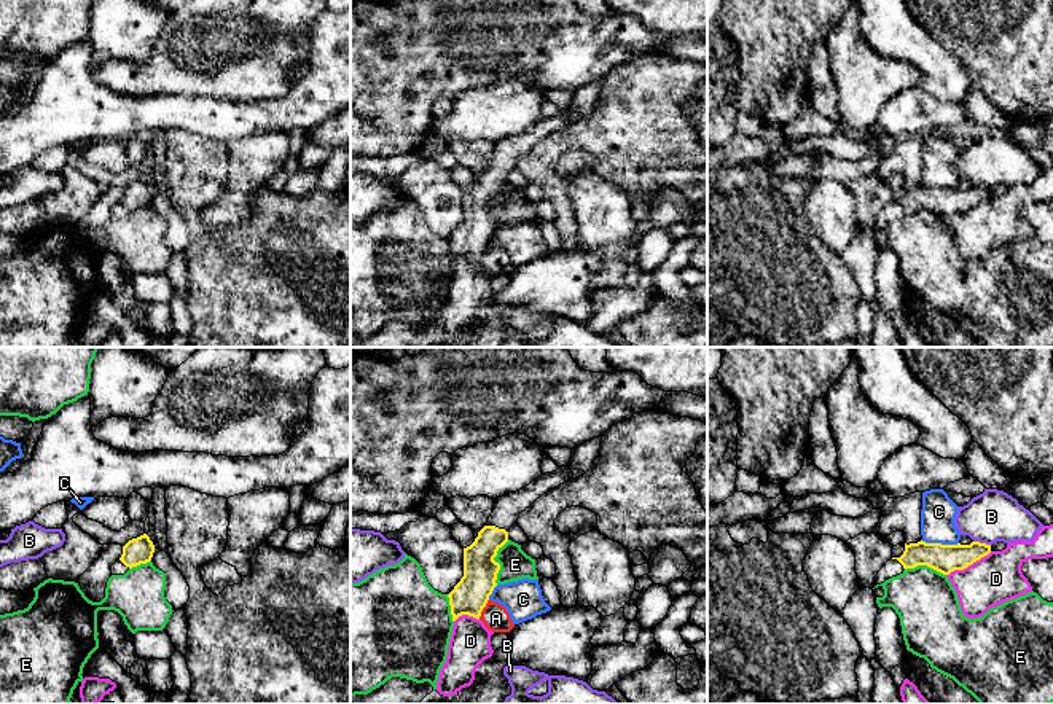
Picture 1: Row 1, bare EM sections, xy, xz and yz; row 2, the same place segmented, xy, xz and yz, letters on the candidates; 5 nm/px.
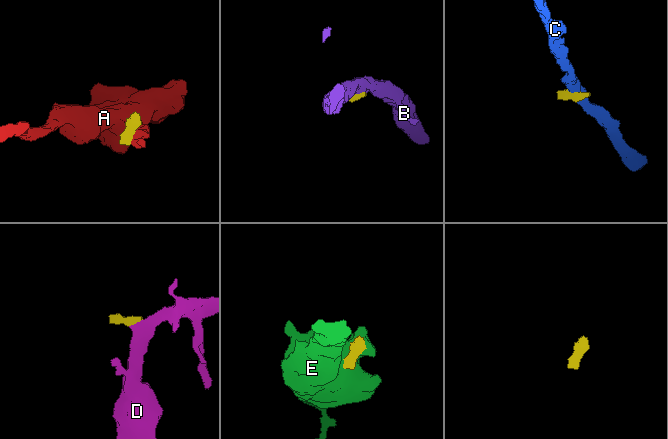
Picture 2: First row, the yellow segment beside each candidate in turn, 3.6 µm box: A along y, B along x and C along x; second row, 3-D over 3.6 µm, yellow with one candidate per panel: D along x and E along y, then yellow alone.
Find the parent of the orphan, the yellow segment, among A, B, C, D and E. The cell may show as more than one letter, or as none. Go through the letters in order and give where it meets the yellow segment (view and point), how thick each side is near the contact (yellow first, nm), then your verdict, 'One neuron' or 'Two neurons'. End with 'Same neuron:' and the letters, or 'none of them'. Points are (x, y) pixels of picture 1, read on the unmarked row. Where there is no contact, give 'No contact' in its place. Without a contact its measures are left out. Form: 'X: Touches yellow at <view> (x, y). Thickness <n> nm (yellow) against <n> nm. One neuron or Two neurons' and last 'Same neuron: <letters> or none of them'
A: Touches yellow at xz (483, 250). Thickness 180 nm (yellow) against 140 nm. Two neurons
B: Touches yellow at yz (982, 187). Thickness 140 nm (yellow) against 260 nm. Two neurons
C: Touches yellow at yz (940, 187). Thickness 140 nm (yellow) against 180 nm. Two neurons
D: Touches yellow at yz (969, 207). Thickness 140 nm (yellow) against 260 nm. Two neurons
E: Touches yellow at xz (497, 206). Thickness 180 nm (yellow) against 160 nm. Two neurons
Same neuron: none of them

